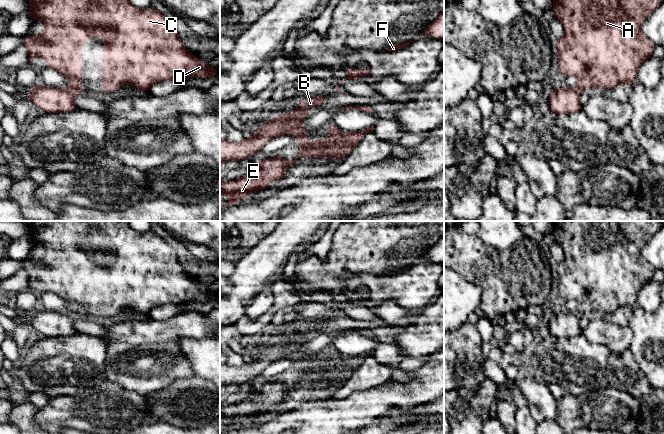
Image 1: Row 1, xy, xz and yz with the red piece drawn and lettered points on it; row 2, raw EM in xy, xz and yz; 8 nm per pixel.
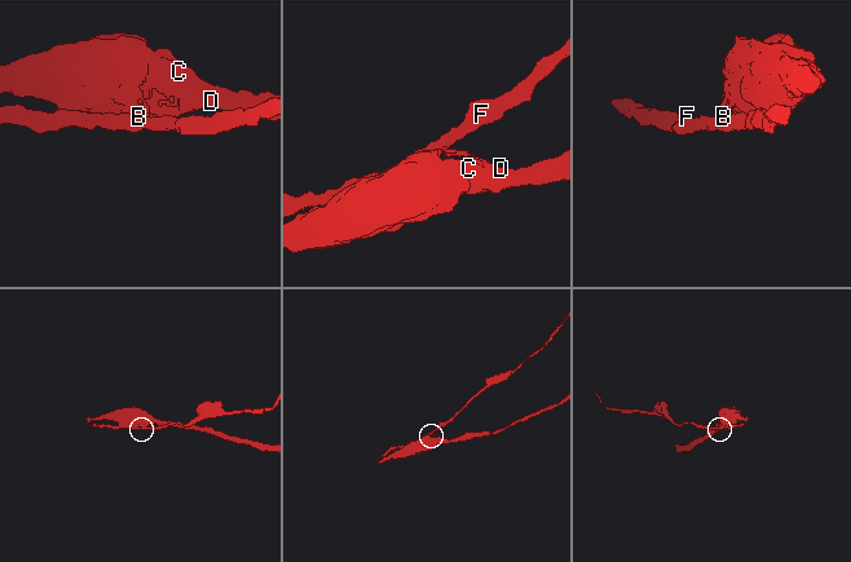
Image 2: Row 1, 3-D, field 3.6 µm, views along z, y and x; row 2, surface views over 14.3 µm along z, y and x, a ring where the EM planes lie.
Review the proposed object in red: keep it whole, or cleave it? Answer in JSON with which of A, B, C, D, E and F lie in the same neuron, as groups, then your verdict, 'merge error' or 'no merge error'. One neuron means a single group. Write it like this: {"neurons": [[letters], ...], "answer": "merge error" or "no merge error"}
{"neurons": [["A", "C", "D", "E"], ["B", "F"]], "answer": "merge error"}

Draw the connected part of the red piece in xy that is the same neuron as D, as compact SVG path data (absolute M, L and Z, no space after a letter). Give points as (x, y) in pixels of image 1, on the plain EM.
M29 221L29 239L32 244L45 247L45 255L40 259L29 258L23 269L26 271L30 286L36 281L43 281L48 291L61 297L69 305L69 313L83 317L83 268L88 263L103 260L103 318L115 316L123 308L131 309L145 317L152 308L160 305L179 305L191 301L202 303L215 302L218 292L191 278L179 263L175 249L168 239L148 231L135 231L128 222L121 221Z

